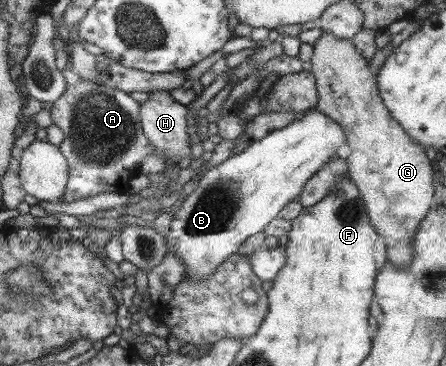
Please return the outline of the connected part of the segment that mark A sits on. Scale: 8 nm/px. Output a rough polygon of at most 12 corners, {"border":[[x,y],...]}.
{"border":[[80,78],[50,110],[64,201],[127,192],[146,155],[141,103]]}

